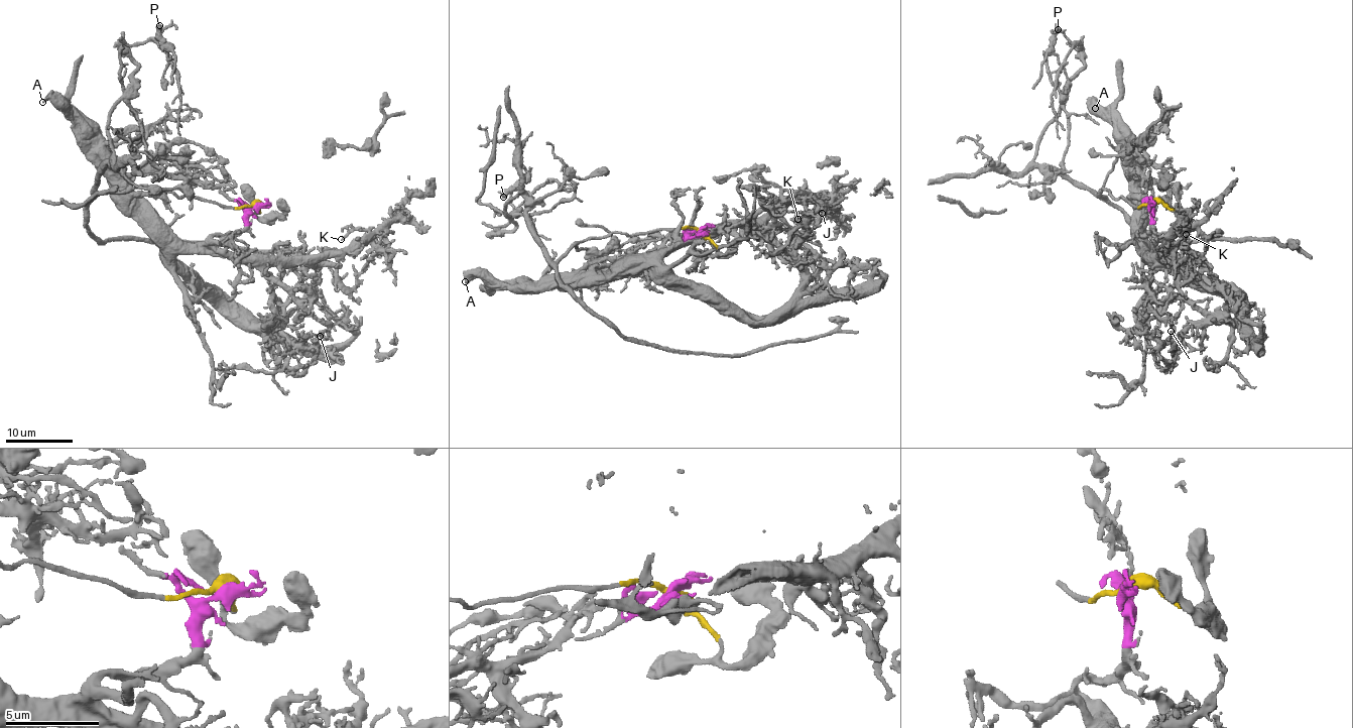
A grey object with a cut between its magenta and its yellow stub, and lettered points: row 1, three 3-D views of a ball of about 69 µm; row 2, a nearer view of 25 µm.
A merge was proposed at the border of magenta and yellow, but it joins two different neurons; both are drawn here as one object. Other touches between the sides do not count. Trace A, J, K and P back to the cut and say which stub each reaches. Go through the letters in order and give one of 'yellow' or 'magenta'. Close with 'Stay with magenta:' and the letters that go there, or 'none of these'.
A: magenta
J: magenta
K: magenta
P: yellow
Stay with magenta: A, J, K

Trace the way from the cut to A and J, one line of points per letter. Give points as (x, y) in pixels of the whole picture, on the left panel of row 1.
A: (255, 205), (244, 208), (218, 188), (193, 179), (118, 168), (65, 115), (56, 100), (49, 98), (42, 101)
J: (255, 205), (241, 230), (214, 234), (209, 242), (249, 256), (317, 318), (327, 322), (327, 335), (321, 335)

